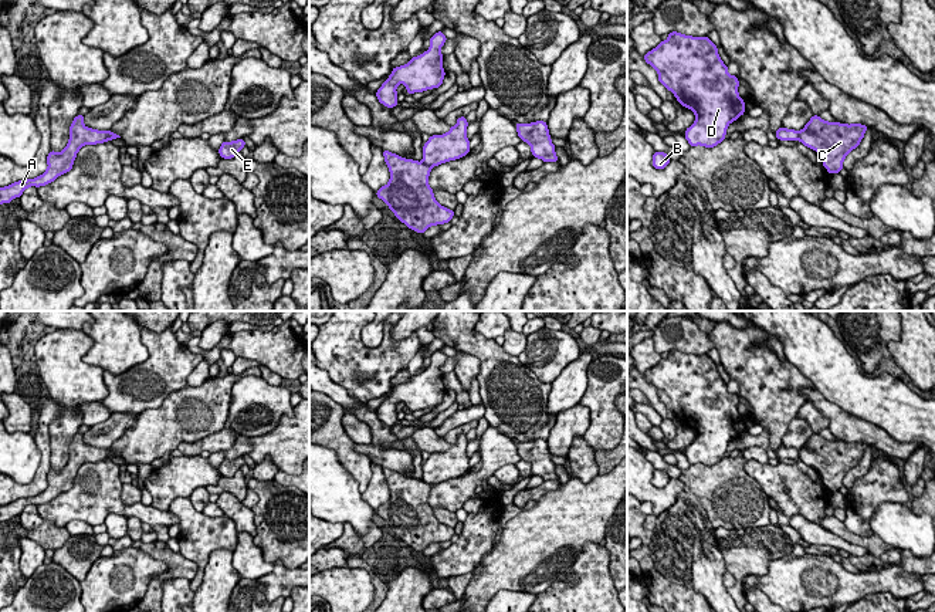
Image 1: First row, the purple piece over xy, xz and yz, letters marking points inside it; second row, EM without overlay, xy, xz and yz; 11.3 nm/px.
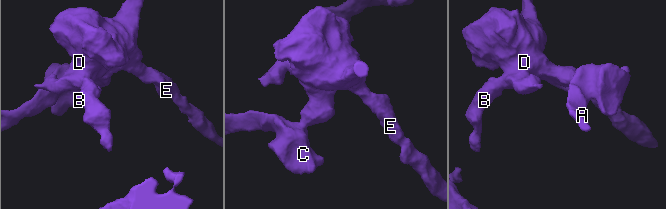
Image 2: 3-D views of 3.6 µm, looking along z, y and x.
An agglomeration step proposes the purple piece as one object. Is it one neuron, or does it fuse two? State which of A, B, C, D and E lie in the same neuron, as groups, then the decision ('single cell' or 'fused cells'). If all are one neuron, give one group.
groups A C / B D E; fused cells

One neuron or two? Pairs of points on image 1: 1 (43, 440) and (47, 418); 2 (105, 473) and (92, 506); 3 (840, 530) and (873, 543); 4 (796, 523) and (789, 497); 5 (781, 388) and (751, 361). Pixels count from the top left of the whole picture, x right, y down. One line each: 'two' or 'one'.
1: one
2: one
3: one
4: two
5: one

